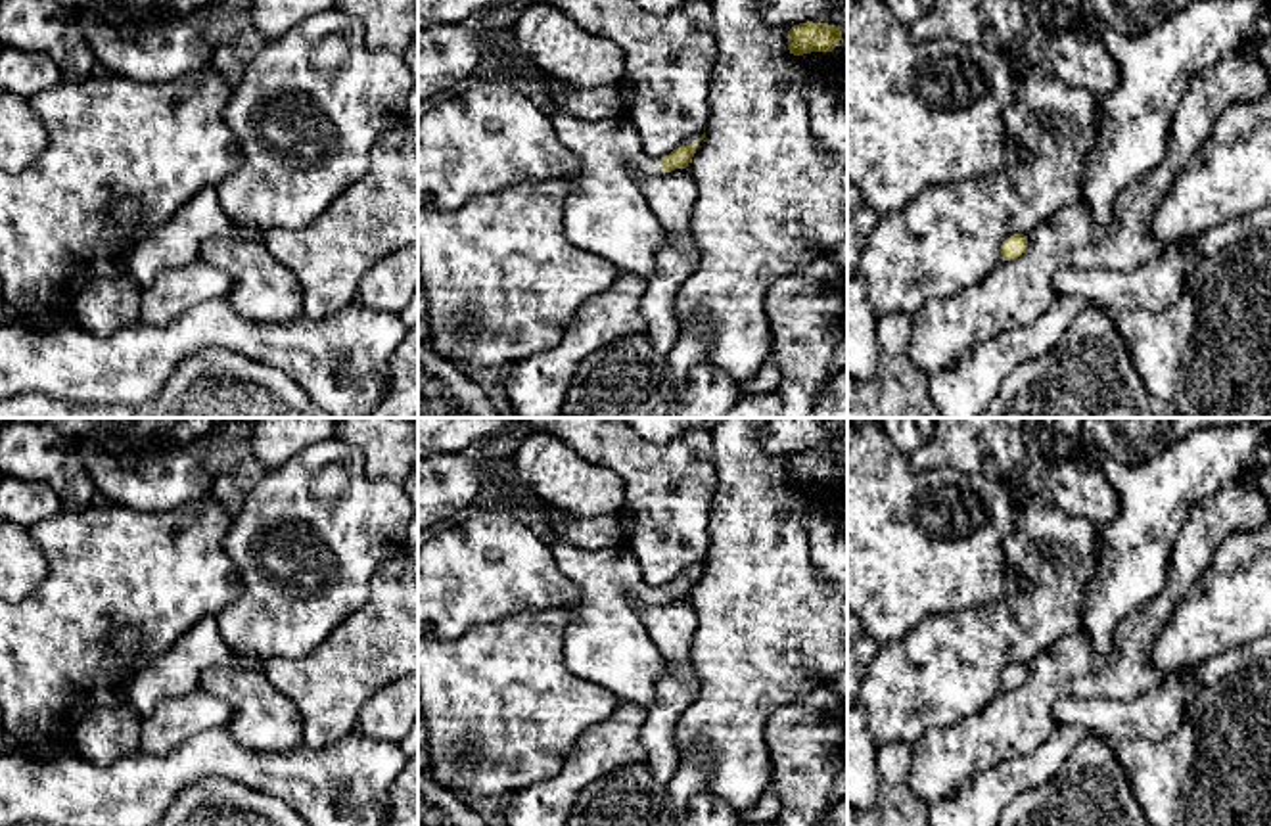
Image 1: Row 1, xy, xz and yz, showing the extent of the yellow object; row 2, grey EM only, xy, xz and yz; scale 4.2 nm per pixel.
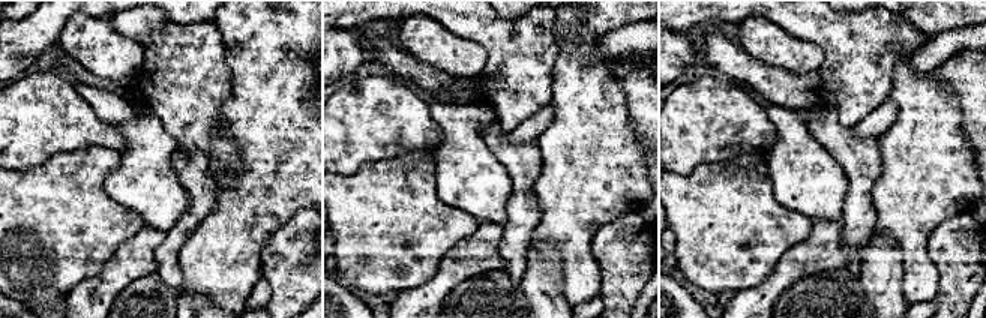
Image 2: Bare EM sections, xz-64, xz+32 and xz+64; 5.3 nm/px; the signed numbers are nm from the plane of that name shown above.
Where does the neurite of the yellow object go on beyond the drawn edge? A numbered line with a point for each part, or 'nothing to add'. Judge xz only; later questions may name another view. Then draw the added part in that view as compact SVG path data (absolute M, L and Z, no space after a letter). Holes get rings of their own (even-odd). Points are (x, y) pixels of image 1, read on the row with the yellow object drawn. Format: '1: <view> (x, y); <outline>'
1: xz (606, 213); M560 107L548 115L558 140L581 159L564 205L564 232L571 245L610 261L619 272L648 280L665 232L646 201L640 180L665 174L659 159L644 153L636 128L619 117L589 121Z

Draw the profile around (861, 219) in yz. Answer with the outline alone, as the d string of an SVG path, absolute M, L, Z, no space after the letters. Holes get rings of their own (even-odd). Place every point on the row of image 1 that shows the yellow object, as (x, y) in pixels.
M847 182L847 276L857 274L859 255L872 236L878 218L859 190Z

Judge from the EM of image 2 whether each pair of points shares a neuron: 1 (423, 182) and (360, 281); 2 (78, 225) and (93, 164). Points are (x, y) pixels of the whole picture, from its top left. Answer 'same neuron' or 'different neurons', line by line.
1: same neuron
2: same neuron

